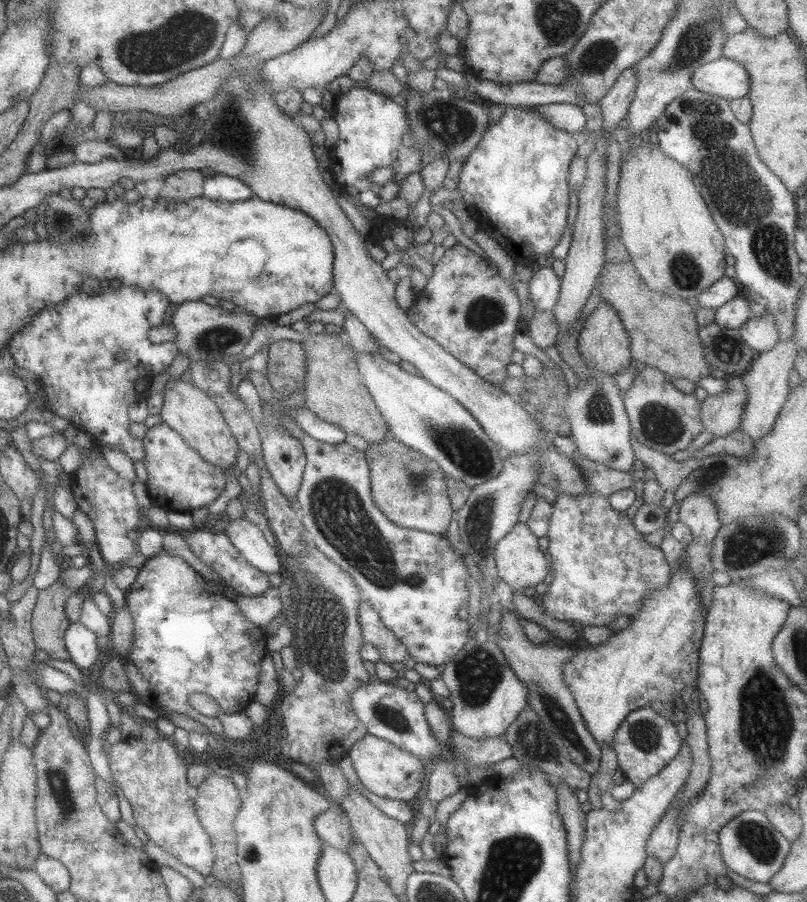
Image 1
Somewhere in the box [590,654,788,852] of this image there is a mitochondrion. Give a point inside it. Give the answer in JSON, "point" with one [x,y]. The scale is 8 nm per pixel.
{"point":[645,735]}

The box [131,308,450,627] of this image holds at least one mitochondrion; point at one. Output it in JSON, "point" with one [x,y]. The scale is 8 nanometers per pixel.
{"point":[339,517]}

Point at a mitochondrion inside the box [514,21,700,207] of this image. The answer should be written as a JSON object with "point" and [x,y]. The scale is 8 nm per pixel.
{"point":[598,58]}

